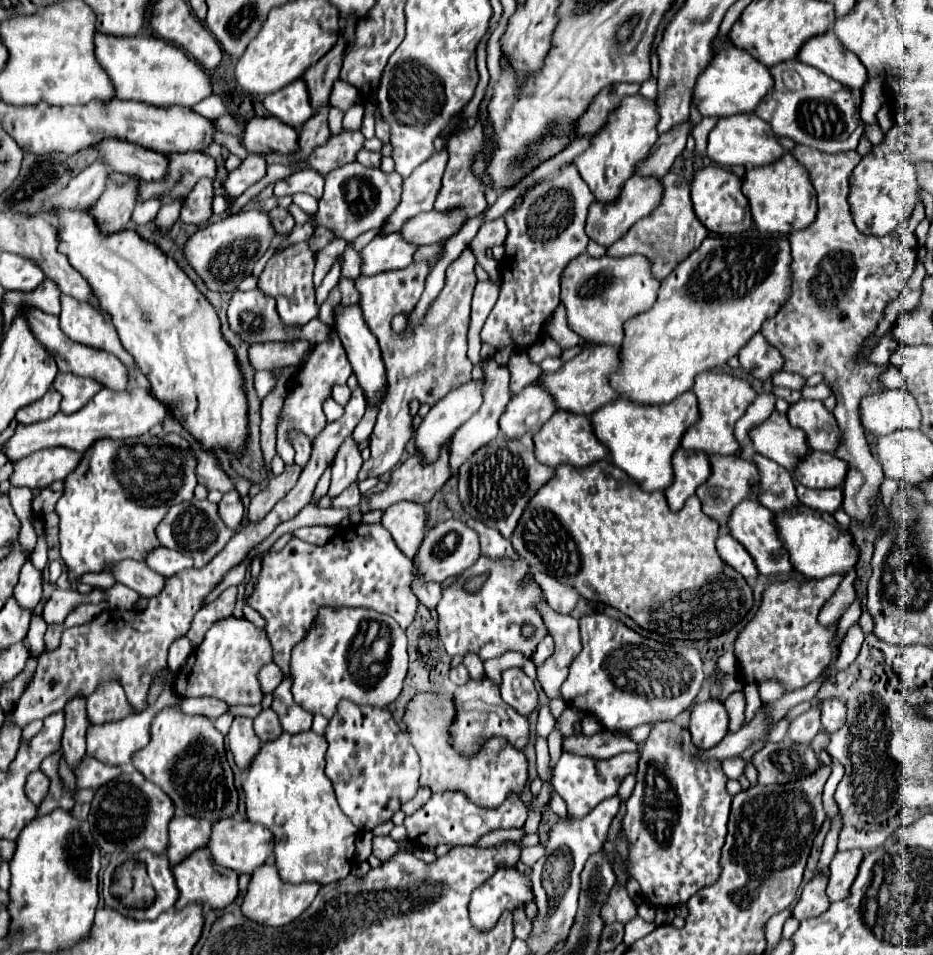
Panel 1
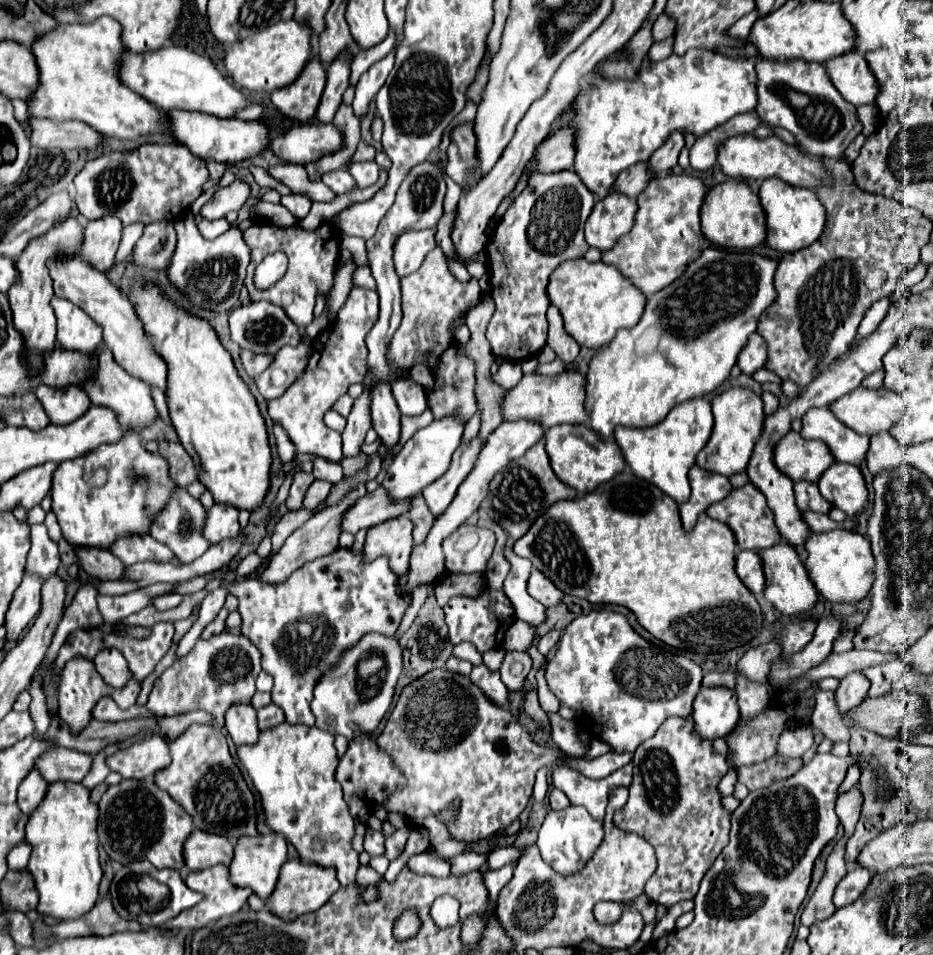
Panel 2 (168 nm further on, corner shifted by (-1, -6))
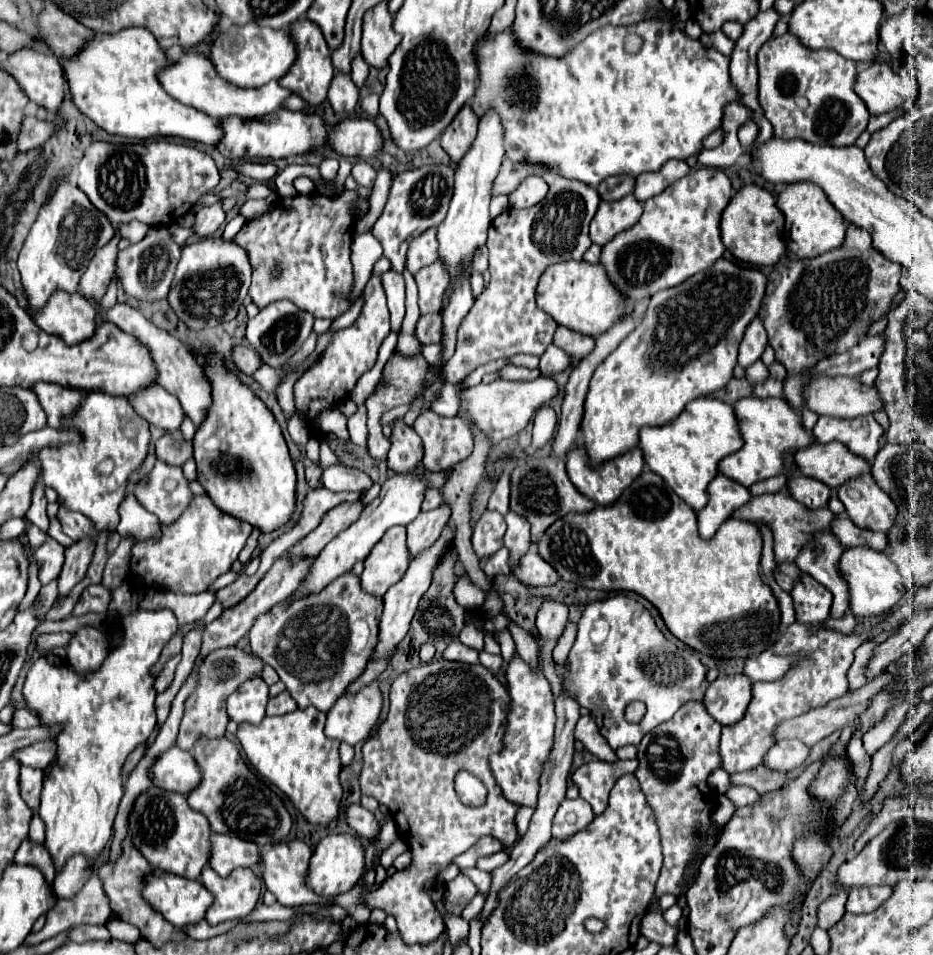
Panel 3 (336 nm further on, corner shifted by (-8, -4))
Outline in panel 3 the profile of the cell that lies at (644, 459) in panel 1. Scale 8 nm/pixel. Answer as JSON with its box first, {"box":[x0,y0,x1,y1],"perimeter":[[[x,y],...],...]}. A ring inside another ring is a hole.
{"box":[638,398,742,512],"perimeter":[[[698,398],[688,402],[688,408],[682,410],[674,422],[658,428],[642,428],[638,446],[642,448],[646,466],[662,476],[666,486],[698,512],[708,502],[706,486],[710,478],[718,474],[718,460],[736,452],[738,446],[742,446],[742,438],[730,404],[724,404],[718,398]]]}

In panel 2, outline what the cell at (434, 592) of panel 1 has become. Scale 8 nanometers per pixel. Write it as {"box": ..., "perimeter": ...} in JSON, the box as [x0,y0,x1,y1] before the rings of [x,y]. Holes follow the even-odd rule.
{"box":[409,496,433,542],"perimeter":[[[415,496],[409,504],[409,518],[413,522],[413,540],[419,542],[419,540],[425,540],[427,532],[431,530],[431,524],[433,524],[433,516],[423,500],[423,496]]]}

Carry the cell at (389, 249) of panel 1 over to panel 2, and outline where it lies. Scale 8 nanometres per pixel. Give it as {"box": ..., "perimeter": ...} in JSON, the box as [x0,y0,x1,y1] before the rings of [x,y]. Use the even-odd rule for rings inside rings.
{"box":[395,230,435,276],"perimeter":[[[435,230],[405,232],[395,242],[395,270],[399,276],[413,274],[425,260],[425,256],[435,248]]]}

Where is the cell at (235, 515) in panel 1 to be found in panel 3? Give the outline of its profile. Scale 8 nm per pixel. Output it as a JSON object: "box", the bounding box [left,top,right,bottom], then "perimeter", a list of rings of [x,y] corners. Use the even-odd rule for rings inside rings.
{"box":[130,496,252,594],"perimeter":[[[194,496],[192,504],[186,508],[186,512],[180,516],[180,520],[172,526],[162,526],[162,538],[158,542],[138,542],[132,548],[132,560],[130,560],[130,574],[134,586],[150,586],[156,590],[172,590],[182,594],[200,594],[206,590],[210,582],[214,582],[220,574],[228,572],[232,564],[238,560],[240,550],[246,546],[246,540],[252,532],[252,526],[248,522],[238,522],[232,514],[224,514],[210,502],[210,496]]]}

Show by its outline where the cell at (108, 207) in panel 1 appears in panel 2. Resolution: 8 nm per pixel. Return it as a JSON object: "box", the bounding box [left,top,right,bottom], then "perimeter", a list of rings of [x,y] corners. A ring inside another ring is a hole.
{"box":[81,216,123,272],"perimeter":[[[113,216],[89,222],[85,228],[81,260],[89,262],[99,272],[107,272],[113,266],[113,258],[121,240],[121,228],[123,224],[119,224],[119,220]]]}

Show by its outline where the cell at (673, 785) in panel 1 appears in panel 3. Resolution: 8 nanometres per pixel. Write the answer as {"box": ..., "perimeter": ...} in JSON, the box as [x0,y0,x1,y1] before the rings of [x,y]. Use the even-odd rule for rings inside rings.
{"box":[634,702,722,898],"perimeter":[[[686,702],[668,722],[646,734],[638,744],[640,766],[634,776],[654,812],[664,848],[664,866],[656,882],[658,898],[664,894],[684,894],[688,890],[684,876],[694,854],[706,858],[714,842],[718,842],[718,834],[722,834],[712,822],[716,792],[708,784],[708,774],[722,768],[722,758],[718,754],[720,728],[722,726],[710,718],[702,702]]]}

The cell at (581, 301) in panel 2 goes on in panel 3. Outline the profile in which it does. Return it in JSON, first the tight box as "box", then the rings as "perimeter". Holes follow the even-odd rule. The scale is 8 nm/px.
{"box":[536,260,634,338],"perimeter":[[[568,260],[548,266],[536,288],[536,302],[558,324],[592,338],[608,332],[610,326],[622,318],[622,314],[628,314],[634,308],[632,302],[626,302],[626,298],[614,290],[614,282],[606,278],[602,264],[590,264],[584,260]]]}

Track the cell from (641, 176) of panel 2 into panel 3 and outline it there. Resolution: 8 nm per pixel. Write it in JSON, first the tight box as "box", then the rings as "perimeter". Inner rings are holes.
{"box":[598,174,636,200],"perimeter":[[[626,174],[606,178],[598,186],[598,194],[602,200],[618,200],[618,198],[624,198],[634,192],[634,182],[636,182],[636,178],[626,178]]]}

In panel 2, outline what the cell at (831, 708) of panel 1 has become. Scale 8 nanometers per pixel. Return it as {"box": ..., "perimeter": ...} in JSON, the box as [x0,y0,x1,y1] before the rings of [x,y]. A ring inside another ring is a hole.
{"box":[837,670,871,712],"perimeter":[[[861,670],[847,674],[841,680],[841,686],[837,690],[839,712],[847,712],[847,708],[855,708],[855,704],[861,704],[867,696],[869,686],[871,686],[871,682],[867,680],[867,676]]]}

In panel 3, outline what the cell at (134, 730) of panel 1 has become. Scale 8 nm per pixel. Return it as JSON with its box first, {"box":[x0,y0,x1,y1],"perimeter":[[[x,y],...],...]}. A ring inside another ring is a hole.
{"box":[150,746,200,796],"perimeter":[[[172,746],[152,762],[150,780],[164,790],[186,796],[200,782],[200,770],[192,758],[192,752]]]}

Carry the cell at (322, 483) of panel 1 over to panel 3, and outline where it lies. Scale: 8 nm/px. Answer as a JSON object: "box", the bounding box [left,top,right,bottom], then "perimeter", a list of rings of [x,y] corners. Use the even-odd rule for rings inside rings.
{"box":[294,274,390,434],"perimeter":[[[372,274],[362,296],[364,296],[364,306],[362,306],[362,312],[356,318],[356,322],[348,328],[338,330],[334,334],[330,346],[326,346],[326,350],[322,352],[320,360],[308,372],[304,372],[298,378],[298,382],[294,384],[296,412],[306,420],[306,426],[310,428],[312,434],[320,434],[314,418],[322,410],[334,406],[340,398],[348,396],[348,392],[354,388],[358,378],[376,364],[378,348],[384,342],[384,338],[390,334],[390,312],[386,306],[386,294],[384,294],[380,276]]]}

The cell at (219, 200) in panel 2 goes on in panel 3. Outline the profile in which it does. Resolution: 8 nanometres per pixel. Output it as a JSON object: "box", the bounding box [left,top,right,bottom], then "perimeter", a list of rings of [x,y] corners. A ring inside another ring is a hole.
{"box":[194,202,226,238],"perimeter":[[[216,202],[212,206],[206,206],[202,210],[196,212],[196,224],[194,224],[194,232],[198,238],[206,238],[212,236],[222,222],[226,220],[226,212],[222,208],[222,202]]]}

